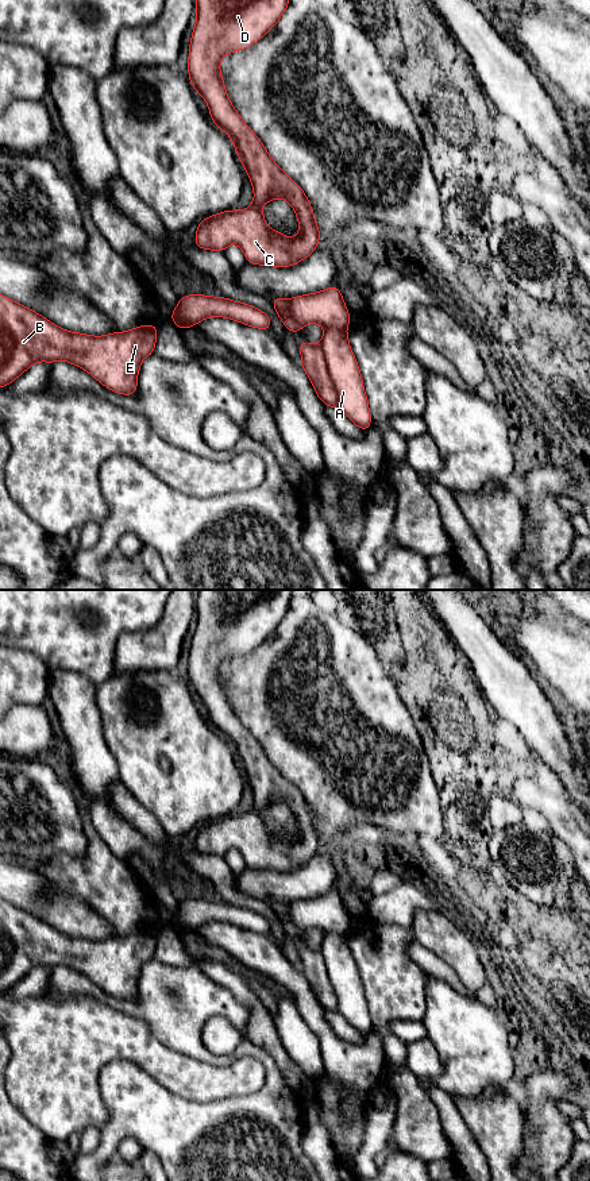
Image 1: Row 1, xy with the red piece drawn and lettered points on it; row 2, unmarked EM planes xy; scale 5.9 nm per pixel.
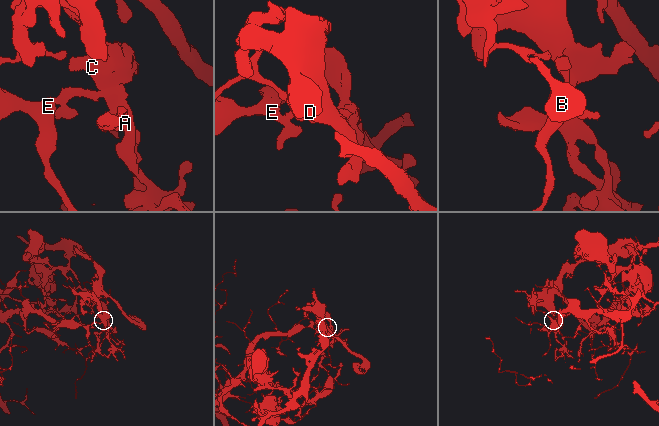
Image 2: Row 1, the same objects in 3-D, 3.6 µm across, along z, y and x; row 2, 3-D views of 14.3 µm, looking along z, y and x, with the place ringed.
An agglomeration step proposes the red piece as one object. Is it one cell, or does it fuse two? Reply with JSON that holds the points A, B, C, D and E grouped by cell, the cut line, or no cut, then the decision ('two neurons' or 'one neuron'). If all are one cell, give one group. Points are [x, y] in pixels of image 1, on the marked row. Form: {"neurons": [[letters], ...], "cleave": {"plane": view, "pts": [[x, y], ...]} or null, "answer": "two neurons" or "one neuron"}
{"neurons": [["A", "C", "D"], ["B", "E"]], "cleave": {"plane": "xy", "pts": [[289, 300], [289, 313], [303, 325]]}, "answer": "two neurons"}

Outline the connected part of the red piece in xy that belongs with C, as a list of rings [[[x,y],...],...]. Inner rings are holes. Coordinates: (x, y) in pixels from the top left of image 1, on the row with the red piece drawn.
[[[196,0],[196,24],[192,32],[188,58],[188,78],[192,86],[205,100],[212,121],[232,140],[235,151],[247,171],[254,190],[252,204],[243,209],[221,211],[205,217],[197,224],[194,244],[201,250],[223,252],[228,246],[236,244],[246,255],[247,263],[259,266],[290,267],[308,258],[317,248],[320,228],[316,225],[311,201],[304,190],[269,155],[262,140],[244,123],[234,108],[220,72],[224,55],[246,50],[263,38],[279,22],[290,0]],[[282,198],[296,212],[300,232],[286,238],[271,229],[262,212],[267,201]]]

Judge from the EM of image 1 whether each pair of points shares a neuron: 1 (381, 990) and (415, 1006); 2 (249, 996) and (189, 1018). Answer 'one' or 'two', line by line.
1: one
2: two

